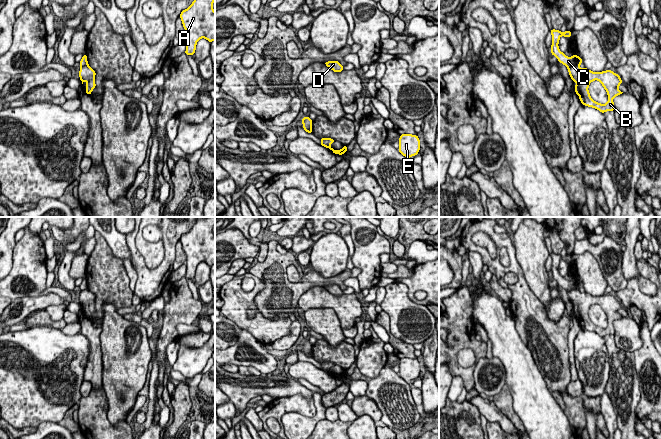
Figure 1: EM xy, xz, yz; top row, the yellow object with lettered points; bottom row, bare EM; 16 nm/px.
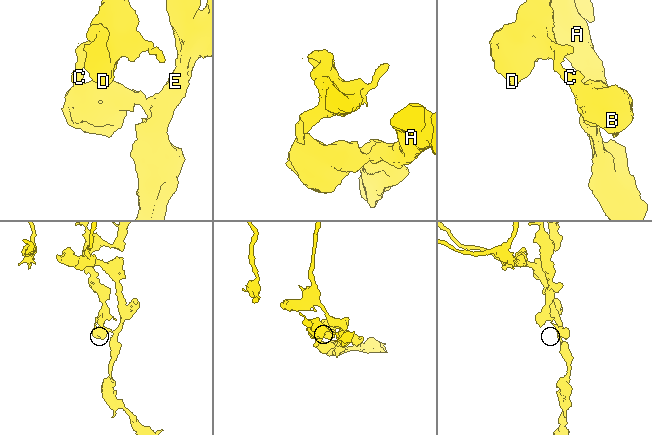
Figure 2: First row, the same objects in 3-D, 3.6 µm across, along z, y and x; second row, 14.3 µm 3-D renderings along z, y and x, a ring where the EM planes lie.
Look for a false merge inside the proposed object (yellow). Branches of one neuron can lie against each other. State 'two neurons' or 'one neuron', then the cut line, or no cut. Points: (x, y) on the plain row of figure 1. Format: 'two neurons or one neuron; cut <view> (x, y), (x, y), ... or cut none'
two neurons; cut yz (578, 288), (571, 289), (568, 292)

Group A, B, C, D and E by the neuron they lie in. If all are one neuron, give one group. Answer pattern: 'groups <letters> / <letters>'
groups A B E / C D

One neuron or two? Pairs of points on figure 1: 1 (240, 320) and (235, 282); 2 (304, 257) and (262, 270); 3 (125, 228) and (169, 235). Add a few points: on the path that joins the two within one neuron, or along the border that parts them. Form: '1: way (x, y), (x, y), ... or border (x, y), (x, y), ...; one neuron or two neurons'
1: way (236, 311), (235, 291); one neuron
2: border (296, 259), (300, 264); two neurons
3: border (135, 227), (125, 234); two neurons

